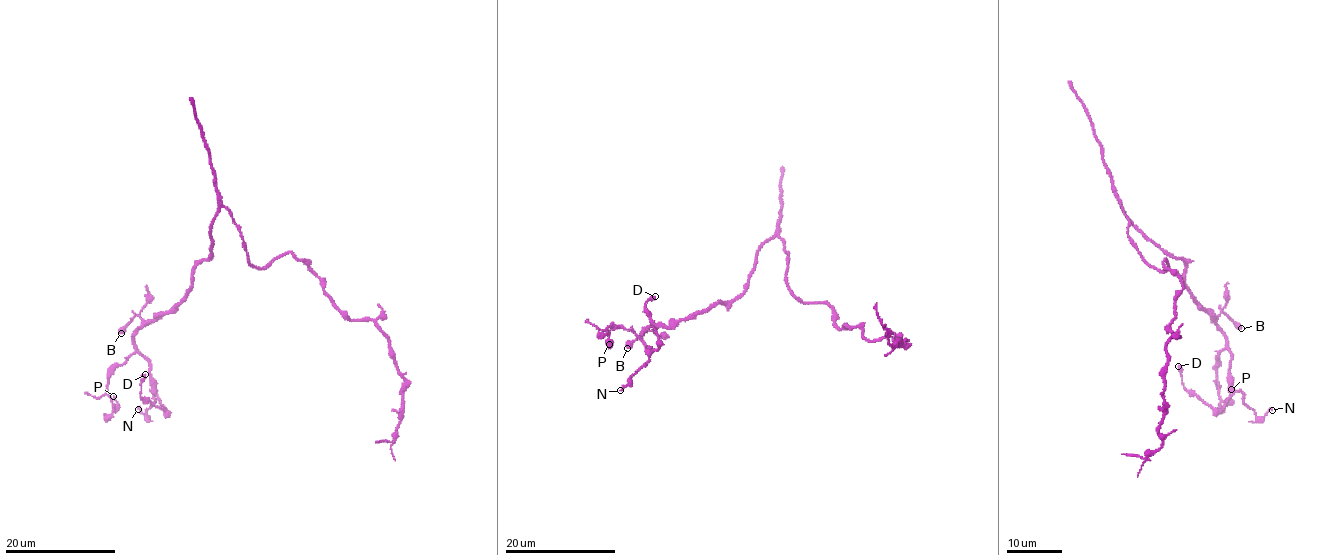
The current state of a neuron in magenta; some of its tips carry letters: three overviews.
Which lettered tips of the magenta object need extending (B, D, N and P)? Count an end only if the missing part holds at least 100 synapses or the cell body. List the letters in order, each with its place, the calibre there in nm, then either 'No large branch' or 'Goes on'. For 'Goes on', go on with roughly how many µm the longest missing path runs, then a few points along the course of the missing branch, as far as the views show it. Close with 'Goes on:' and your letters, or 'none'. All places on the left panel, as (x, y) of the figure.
B: Place: (121, 333). Thickness 600 nm. No large branch
D: Place: (145, 374). Thickness 460 nm. No large branch
N: Place: (138, 409). Thickness 150 nm. No large branch
P: Place: (113, 396). Thickness 140 nm. No large branch
Goes on: none

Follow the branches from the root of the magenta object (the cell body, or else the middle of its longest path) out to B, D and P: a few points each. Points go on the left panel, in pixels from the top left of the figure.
B: (234, 223), (221, 207), (210, 231), (213, 254), (193, 269), (192, 290), (151, 321), (136, 316), (121, 333)
D: (234, 223), (221, 207), (213, 254), (193, 269), (192, 290), (134, 336), (167, 410), (140, 396), (145, 374)
P: (234, 223), (221, 207), (213, 254), (193, 269), (192, 290), (137, 331), (109, 378), (114, 408), (113, 396)

